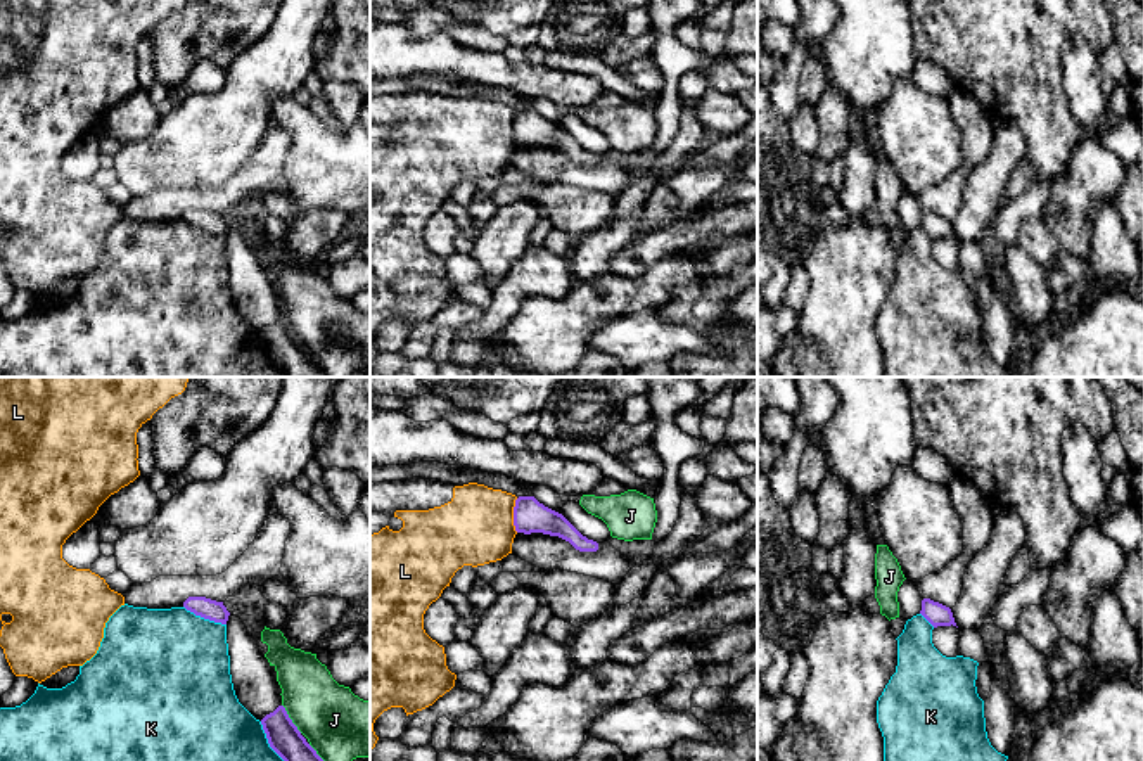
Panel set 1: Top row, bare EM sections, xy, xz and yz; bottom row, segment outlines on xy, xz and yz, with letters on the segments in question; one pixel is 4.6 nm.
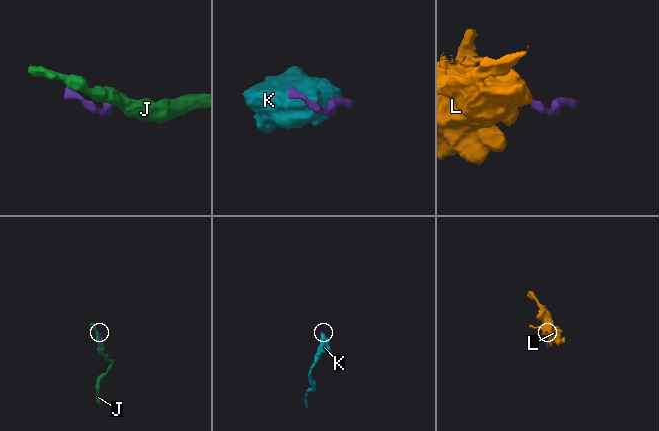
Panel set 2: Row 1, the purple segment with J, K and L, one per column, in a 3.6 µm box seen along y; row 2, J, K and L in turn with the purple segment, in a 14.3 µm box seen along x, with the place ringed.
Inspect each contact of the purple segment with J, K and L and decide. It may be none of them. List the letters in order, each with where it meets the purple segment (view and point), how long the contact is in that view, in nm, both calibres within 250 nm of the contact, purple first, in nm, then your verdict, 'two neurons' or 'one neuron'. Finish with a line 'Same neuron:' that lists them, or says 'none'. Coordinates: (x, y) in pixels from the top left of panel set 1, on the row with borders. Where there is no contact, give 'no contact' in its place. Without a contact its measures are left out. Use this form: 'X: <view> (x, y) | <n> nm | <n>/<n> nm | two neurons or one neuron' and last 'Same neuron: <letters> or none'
J: xy (289, 718) | 160 nm | 150/320 nm | two neurons
K: xy (204, 618) | 220 nm | 100/480 nm | two neurons
L: xz (514, 516) | 160 nm | 160/340 nm | two neurons
Same neuron: none

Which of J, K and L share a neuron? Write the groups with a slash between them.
J / K / L

